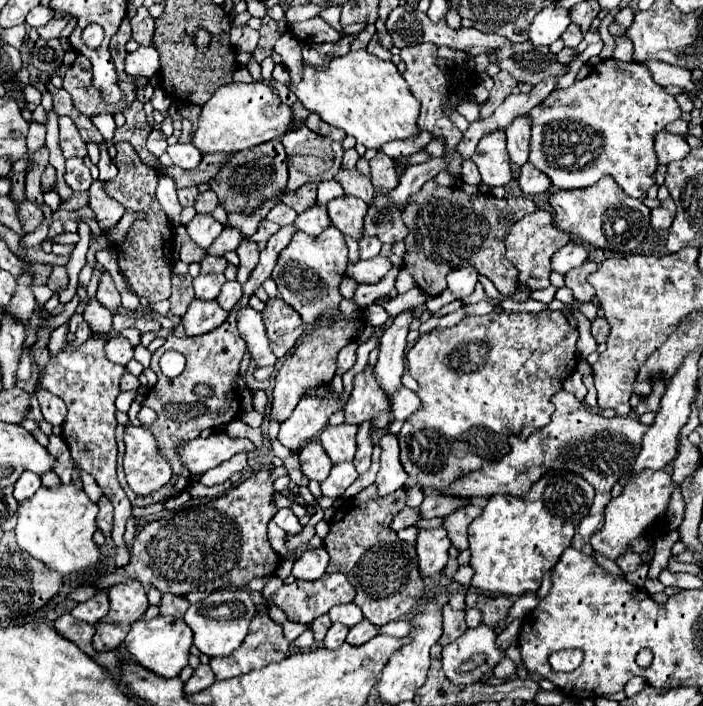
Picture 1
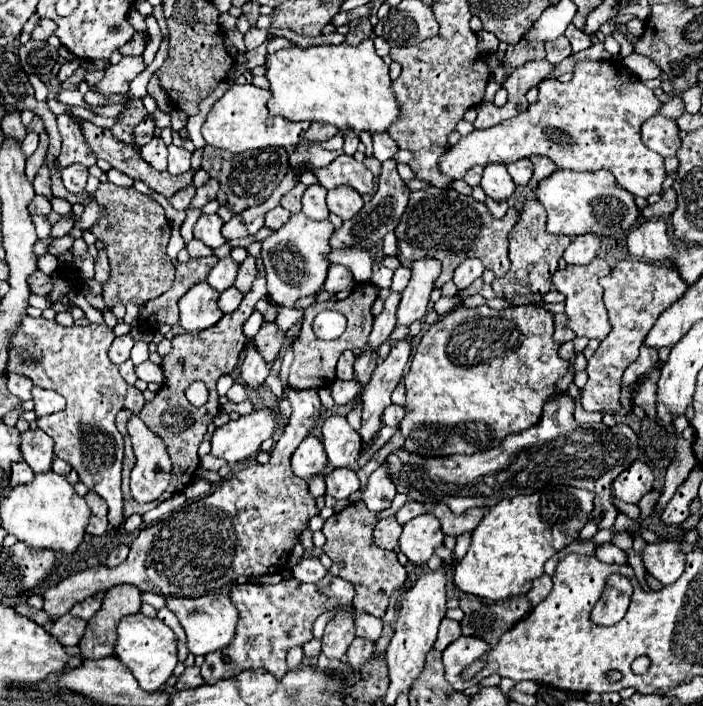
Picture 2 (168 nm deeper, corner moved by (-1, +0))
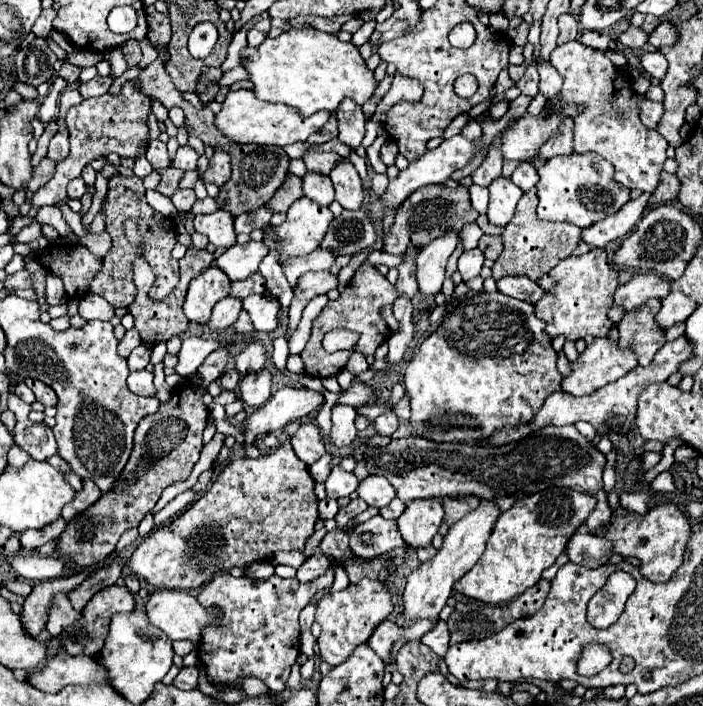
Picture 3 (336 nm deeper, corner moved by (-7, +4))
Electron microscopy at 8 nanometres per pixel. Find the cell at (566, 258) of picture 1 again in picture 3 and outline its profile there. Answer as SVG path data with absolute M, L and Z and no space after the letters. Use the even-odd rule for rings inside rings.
M644 192L640 198L628 200L616 214L606 216L604 220L596 222L594 226L582 230L582 238L592 248L604 248L608 242L626 236L636 226L636 222L642 218L642 212L644 212L646 204L649 204L650 196L650 193Z

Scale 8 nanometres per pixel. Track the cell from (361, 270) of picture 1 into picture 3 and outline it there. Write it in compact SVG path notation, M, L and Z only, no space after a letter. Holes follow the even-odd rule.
M328 270L322 272L306 272L298 278L296 288L294 288L294 298L288 310L290 316L290 324L288 324L288 338L292 336L292 332L296 330L300 318L302 318L302 310L306 308L306 304L318 296L318 294L326 294L328 290L336 288L338 284L338 276L332 276Z

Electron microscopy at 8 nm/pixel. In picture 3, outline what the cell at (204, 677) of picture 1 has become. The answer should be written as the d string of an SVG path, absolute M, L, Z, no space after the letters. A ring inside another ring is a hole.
M196 666L182 668L172 684L176 688L180 688L180 690L194 690L194 688L198 688L198 668Z

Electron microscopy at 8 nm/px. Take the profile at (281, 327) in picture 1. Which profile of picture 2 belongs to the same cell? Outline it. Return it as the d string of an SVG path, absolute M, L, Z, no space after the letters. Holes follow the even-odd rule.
M264 322L260 332L256 334L258 352L262 352L262 356L268 364L272 364L278 358L284 342L286 342L286 332L282 332L276 326L276 322Z

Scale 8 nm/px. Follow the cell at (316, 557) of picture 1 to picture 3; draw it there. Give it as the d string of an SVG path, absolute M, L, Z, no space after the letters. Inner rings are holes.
M316 552L316 554L312 554L312 556L298 568L296 578L298 578L300 582L310 582L310 580L318 578L320 574L324 574L328 568L330 568L330 558L324 556L322 552Z

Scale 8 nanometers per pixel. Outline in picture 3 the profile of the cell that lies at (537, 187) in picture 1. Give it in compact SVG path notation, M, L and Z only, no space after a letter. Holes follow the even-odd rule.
M564 118L560 122L560 128L556 130L556 134L552 138L548 138L548 142L540 148L538 156L542 160L548 160L552 156L560 156L560 154L572 154L572 138L574 138L574 120L572 118Z

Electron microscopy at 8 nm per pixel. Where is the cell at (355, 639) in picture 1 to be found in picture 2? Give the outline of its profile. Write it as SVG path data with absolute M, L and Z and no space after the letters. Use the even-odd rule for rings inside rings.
M354 638L354 642L350 644L346 656L352 668L360 668L362 662L366 662L374 652L374 644L370 640L362 640L362 638Z

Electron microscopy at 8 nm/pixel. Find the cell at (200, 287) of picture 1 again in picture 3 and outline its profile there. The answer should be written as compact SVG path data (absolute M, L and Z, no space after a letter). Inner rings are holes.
M246 242L246 244L236 244L232 248L228 248L222 256L216 258L216 264L220 270L226 272L226 276L234 282L234 280L244 280L250 274L254 274L258 270L258 264L262 262L262 258L268 254L270 250L266 248L266 244L260 242Z

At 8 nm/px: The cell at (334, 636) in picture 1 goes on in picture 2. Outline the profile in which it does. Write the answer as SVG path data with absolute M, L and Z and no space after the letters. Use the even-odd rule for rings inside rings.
M338 612L326 624L326 630L322 636L322 654L326 654L330 660L340 660L344 658L354 638L356 638L354 618L348 612Z

